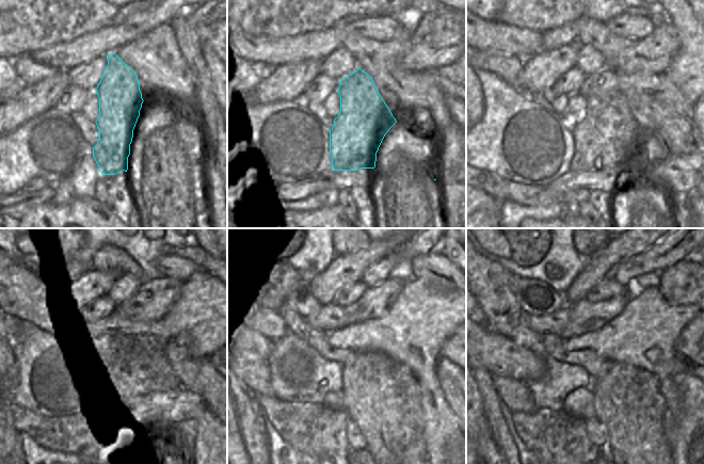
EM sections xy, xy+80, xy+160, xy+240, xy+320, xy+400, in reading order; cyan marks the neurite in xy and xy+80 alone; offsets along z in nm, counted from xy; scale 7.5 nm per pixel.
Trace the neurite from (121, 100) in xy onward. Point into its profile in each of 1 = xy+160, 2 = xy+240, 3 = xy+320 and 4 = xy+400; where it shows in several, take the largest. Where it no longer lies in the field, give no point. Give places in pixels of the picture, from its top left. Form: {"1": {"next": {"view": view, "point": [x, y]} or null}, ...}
{"1": {"next": {"view": "xy+160", "point": [606, 134]}}, "2": {"next": {"view": "xy+240", "point": [136, 381]}}, "3": {"next": {"view": "xy+320", "point": [381, 396]}}, "4": {"next": {"view": "xy+400", "point": [627, 401]}}}

